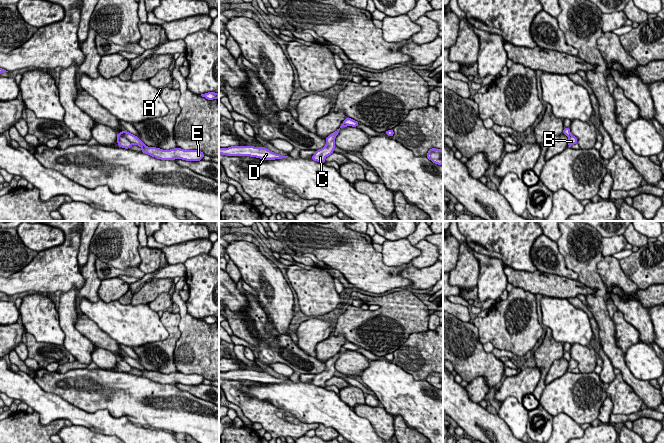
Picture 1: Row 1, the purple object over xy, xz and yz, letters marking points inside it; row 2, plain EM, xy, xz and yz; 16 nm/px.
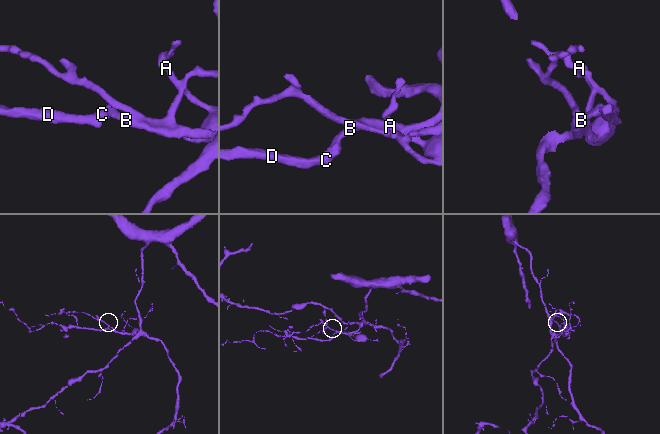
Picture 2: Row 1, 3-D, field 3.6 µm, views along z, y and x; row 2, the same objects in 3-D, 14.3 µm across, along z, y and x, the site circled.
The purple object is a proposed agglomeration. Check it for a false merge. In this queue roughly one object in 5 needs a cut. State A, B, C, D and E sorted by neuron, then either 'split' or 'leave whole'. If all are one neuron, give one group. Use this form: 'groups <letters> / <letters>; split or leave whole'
groups A B C D E; leave whole

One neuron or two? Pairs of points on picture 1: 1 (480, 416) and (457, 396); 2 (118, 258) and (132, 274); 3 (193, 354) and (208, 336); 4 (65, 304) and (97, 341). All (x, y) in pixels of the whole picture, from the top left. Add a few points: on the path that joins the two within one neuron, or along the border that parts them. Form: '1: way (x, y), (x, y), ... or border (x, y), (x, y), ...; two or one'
1: way (474, 412), (463, 401); one
2: border (103, 262), (120, 269), (137, 267); two
3: way (197, 350), (207, 340); one
4: border (79, 315), (75, 327), (88, 339); two

